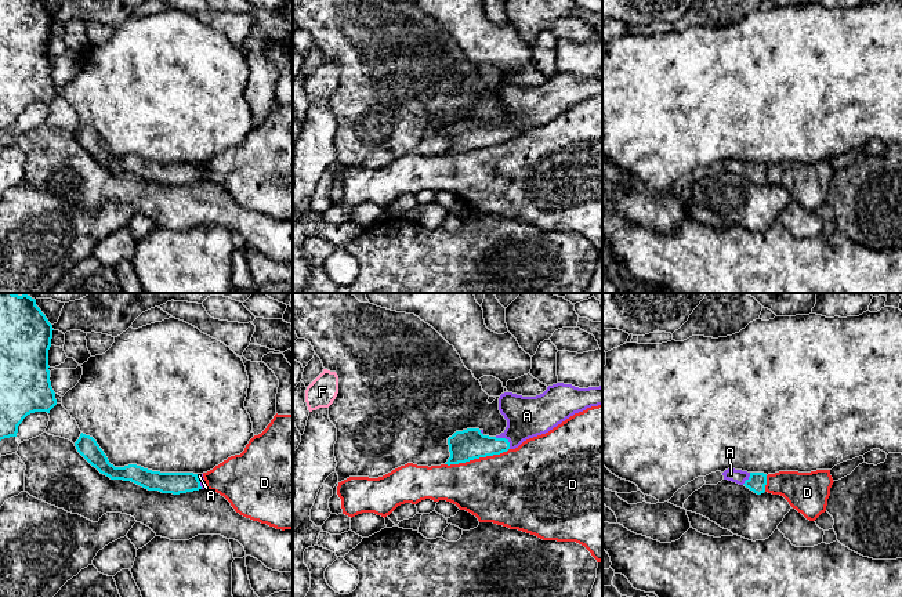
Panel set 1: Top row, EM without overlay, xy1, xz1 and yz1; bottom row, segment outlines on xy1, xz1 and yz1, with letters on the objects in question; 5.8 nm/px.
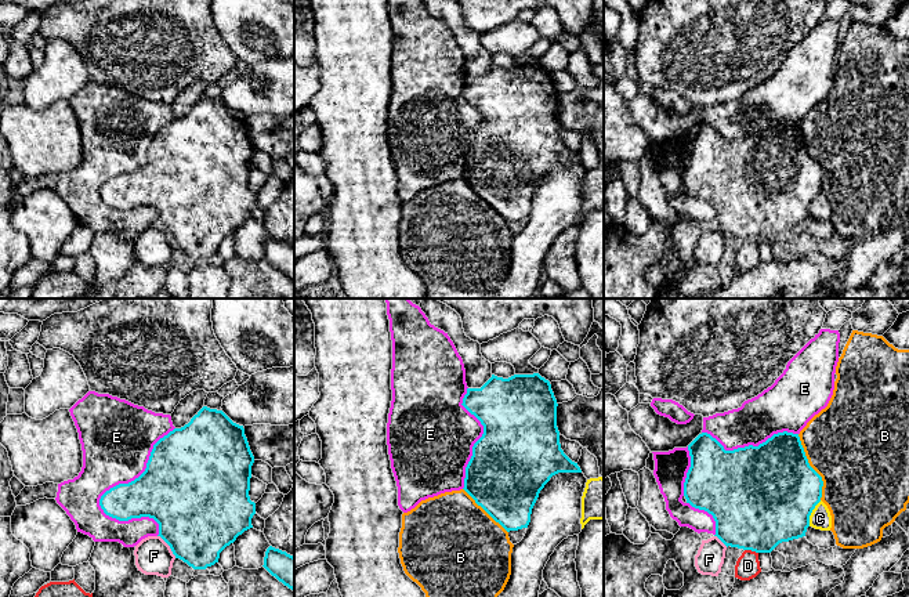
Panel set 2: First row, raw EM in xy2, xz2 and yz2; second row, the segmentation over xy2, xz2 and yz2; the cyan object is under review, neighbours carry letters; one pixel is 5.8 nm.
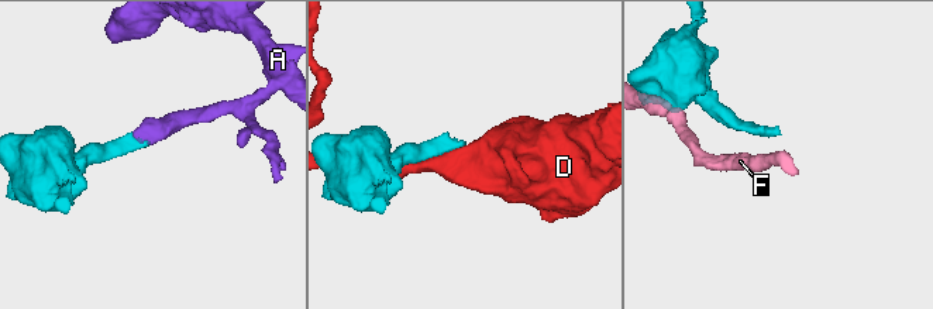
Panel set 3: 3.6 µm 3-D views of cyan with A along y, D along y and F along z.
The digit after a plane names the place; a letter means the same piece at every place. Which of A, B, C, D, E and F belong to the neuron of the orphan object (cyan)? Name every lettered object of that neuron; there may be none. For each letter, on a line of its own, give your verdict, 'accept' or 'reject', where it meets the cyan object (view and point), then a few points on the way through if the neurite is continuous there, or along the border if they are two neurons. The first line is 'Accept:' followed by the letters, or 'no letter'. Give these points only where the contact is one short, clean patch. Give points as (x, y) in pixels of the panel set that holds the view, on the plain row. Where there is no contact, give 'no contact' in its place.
Accept: A
A: accept | xz1 (504, 129) | across xz1 (470, 134), (499, 134), (504, 129), (526, 107)
B: reject | yz2 (811, 158)
C: reject | yz2 (811, 202)
D: reject | xz1 (477, 148)
E: reject | xy2 (136, 169)
F: reject | xy2 (169, 235)

